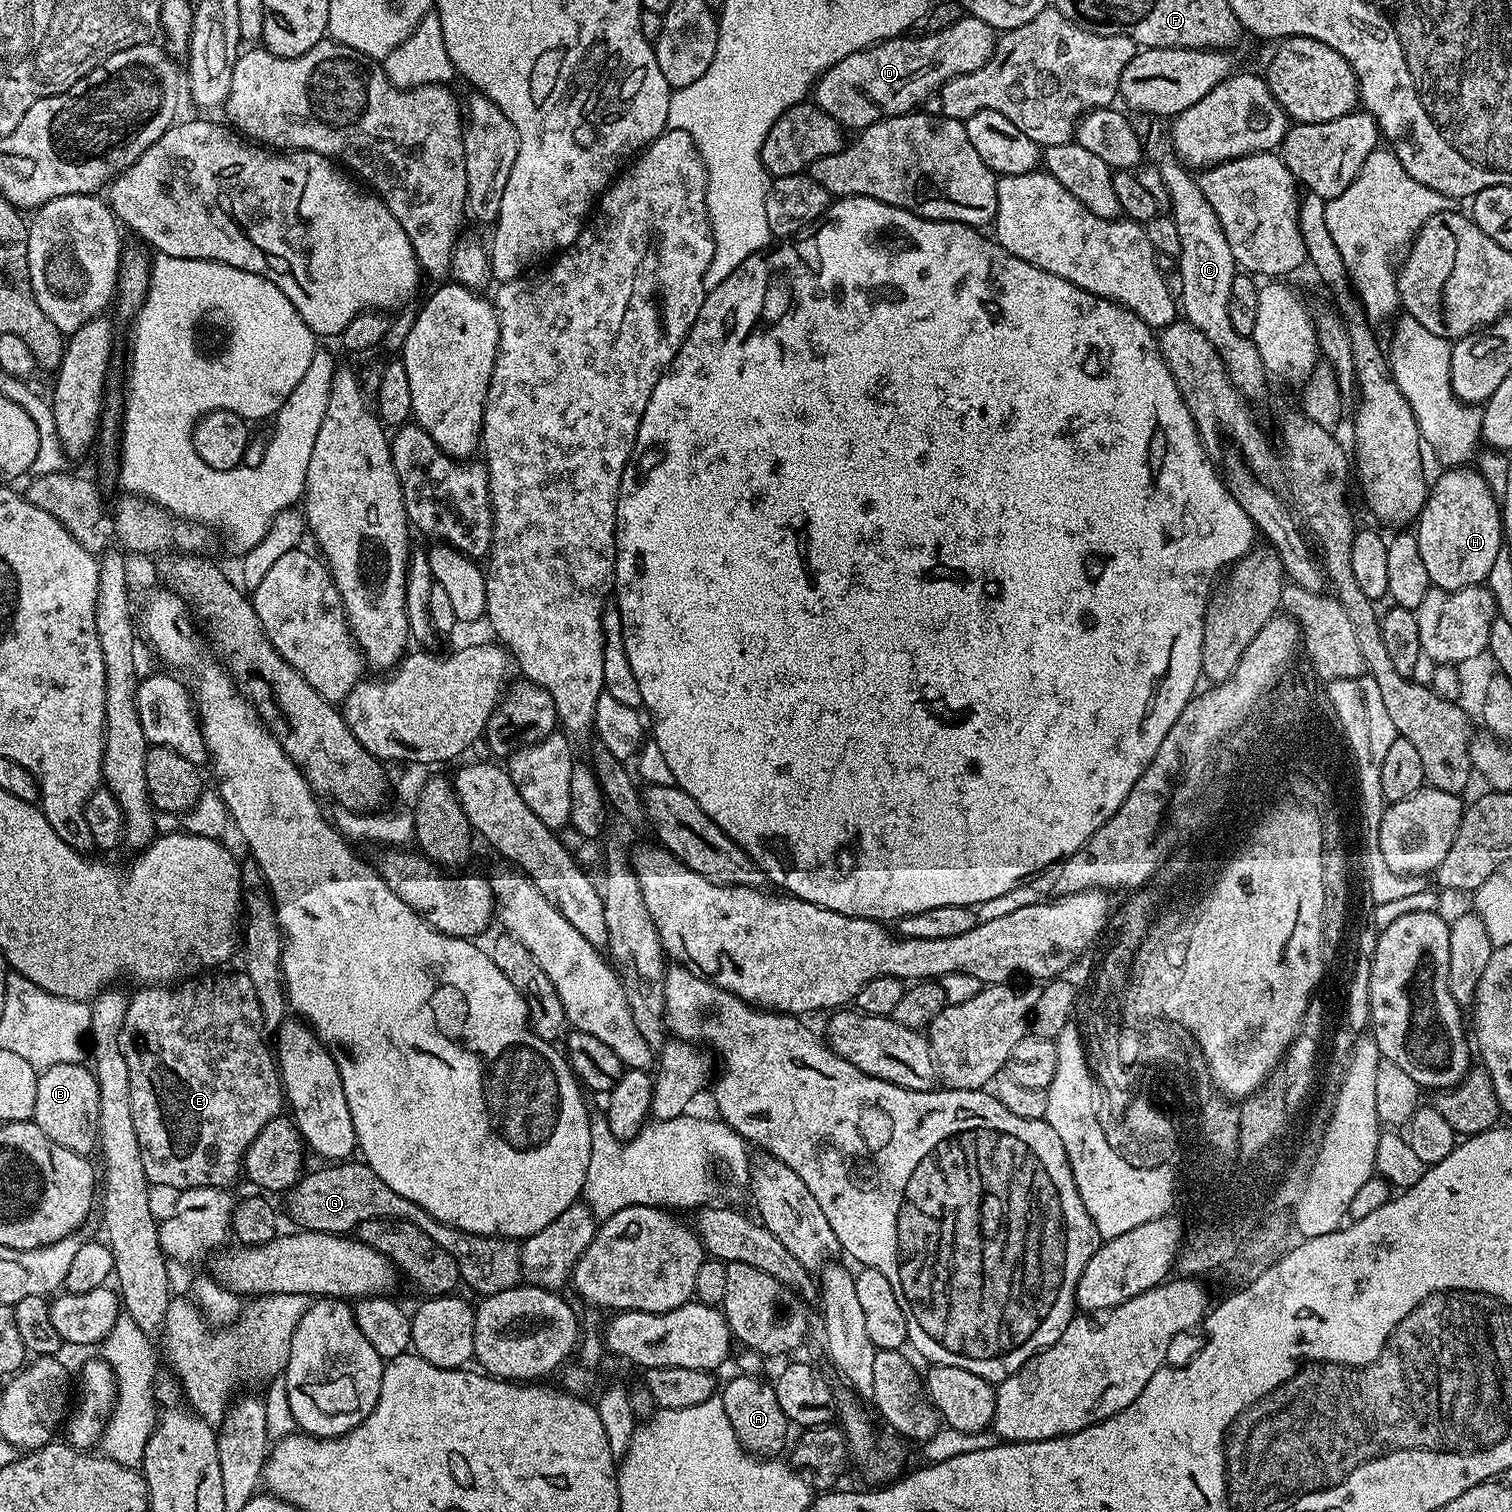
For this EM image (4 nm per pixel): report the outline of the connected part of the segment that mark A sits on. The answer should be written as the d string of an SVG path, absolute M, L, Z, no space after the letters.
M734 1375L728 1385L719 1389L718 1395L722 1406L726 1406L726 1418L730 1418L734 1434L740 1447L750 1454L762 1458L775 1457L784 1448L784 1439L788 1436L790 1421L782 1414L778 1403L778 1394L771 1383L759 1376Z

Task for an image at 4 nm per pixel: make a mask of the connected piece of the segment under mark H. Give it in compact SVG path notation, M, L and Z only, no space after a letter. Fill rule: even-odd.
M1452 466L1449 472L1442 473L1434 480L1428 500L1414 524L1414 535L1418 542L1418 550L1422 554L1422 562L1426 566L1428 583L1433 588L1441 588L1447 592L1483 585L1494 566L1494 561L1498 559L1498 554L1506 544L1502 504L1497 493L1490 490L1486 478L1475 467L1464 467L1468 466Z

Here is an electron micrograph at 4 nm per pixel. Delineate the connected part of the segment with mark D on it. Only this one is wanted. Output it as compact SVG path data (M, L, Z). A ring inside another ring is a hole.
M965 14L954 26L946 26L937 32L928 32L924 36L905 34L894 40L884 40L880 44L873 44L871 48L863 48L861 52L850 54L842 58L834 67L828 69L817 79L814 85L814 103L826 114L833 116L845 129L863 130L869 128L876 120L885 116L903 116L911 112L928 95L939 93L950 78L970 74L978 70L992 56L996 49L997 33L986 22Z

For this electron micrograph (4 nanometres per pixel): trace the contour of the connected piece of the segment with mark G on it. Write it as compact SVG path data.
M336 1162L317 1172L309 1171L301 1175L295 1188L291 1189L288 1200L288 1212L297 1220L301 1229L309 1232L351 1233L362 1222L383 1218L386 1220L409 1220L418 1230L430 1234L454 1262L460 1267L460 1278L469 1284L481 1297L498 1294L502 1290L515 1288L522 1280L522 1262L520 1244L511 1238L502 1236L483 1236L458 1230L453 1224L444 1224L436 1220L422 1206L402 1198L398 1190L390 1190L378 1174L363 1162Z

